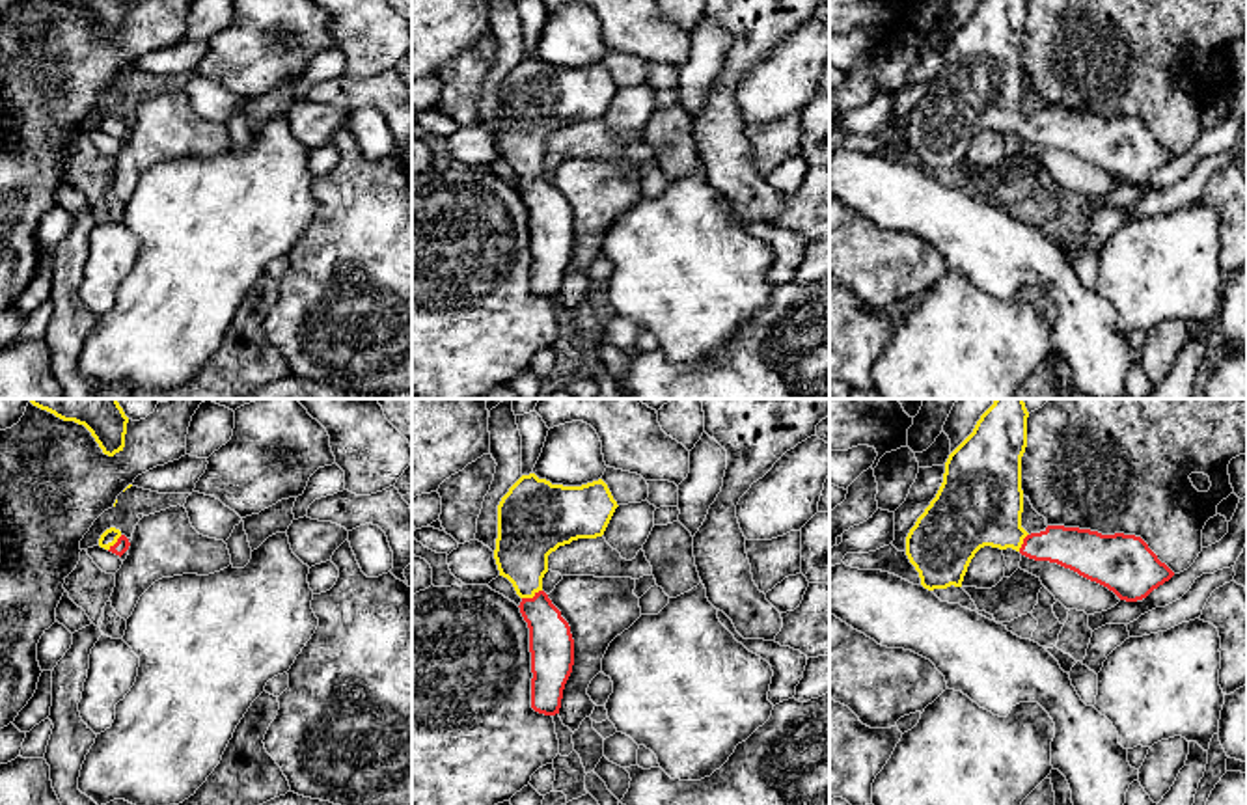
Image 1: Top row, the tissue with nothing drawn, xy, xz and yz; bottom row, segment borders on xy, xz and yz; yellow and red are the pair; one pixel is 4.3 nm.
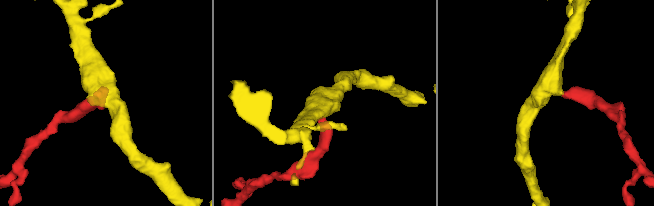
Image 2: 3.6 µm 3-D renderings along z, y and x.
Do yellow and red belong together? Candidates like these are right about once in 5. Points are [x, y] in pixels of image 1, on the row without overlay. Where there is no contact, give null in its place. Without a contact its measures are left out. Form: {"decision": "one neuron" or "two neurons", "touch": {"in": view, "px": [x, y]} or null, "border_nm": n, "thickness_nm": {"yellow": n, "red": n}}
{"decision": "one neuron", "touch": {"in": "xz", "px": [532, 179]}, "border_nm": 100, "thickness_nm": {"yellow": 240, "red": 190}}

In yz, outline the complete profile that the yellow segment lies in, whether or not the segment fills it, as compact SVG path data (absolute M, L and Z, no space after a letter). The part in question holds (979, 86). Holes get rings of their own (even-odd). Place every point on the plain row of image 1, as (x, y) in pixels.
M980 0L973 15L949 37L945 45L943 65L917 101L906 119L906 138L921 160L921 168L928 173L962 170L964 158L975 136L984 130L1012 130L1035 143L1057 145L1079 158L1096 164L1113 173L1120 183L1137 184L1146 181L1154 171L1169 164L1174 155L1158 142L1148 127L1135 117L1102 117L1090 112L1048 108L1040 116L1027 116L1021 110L1023 73L1021 73L1021 39L1027 30L1027 0Z

